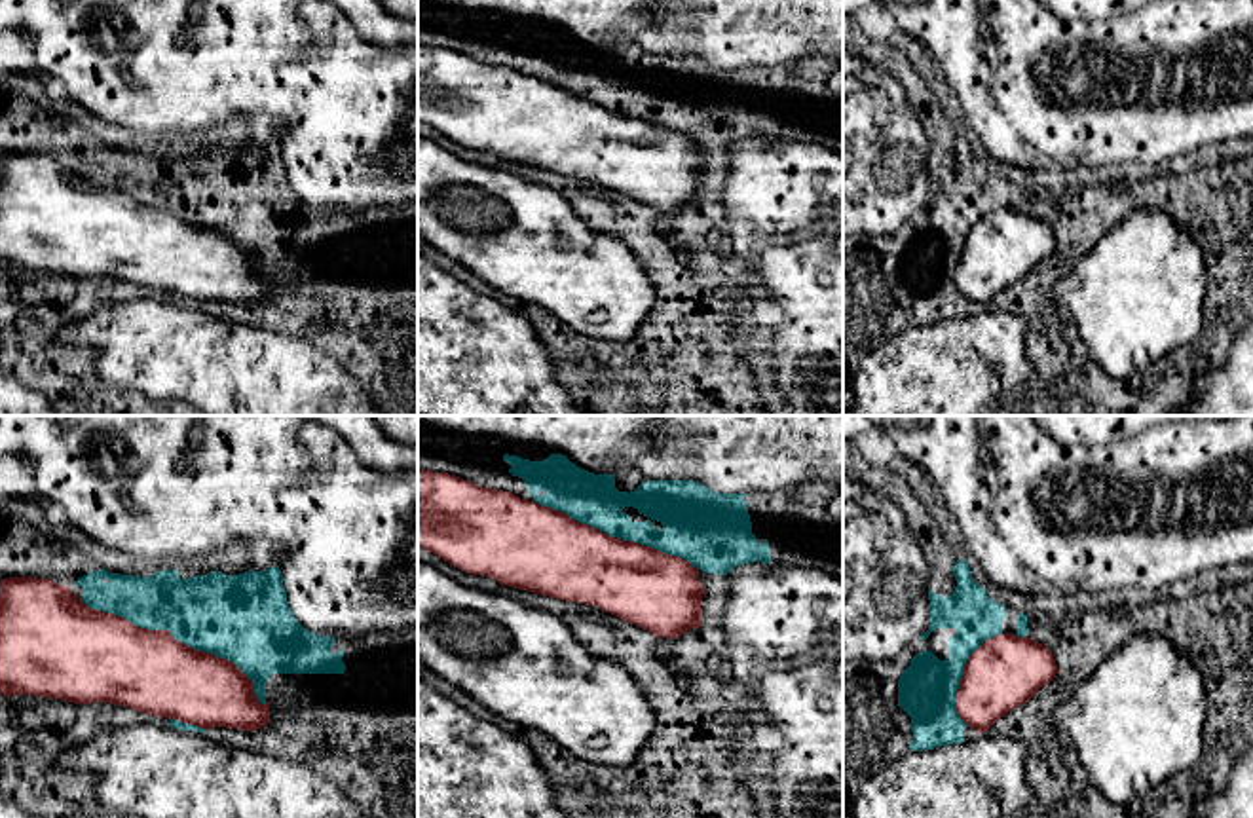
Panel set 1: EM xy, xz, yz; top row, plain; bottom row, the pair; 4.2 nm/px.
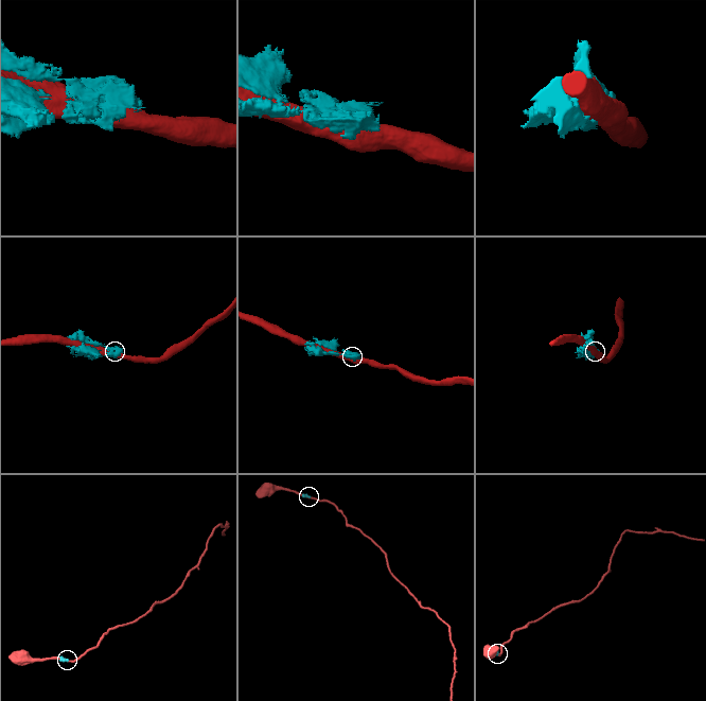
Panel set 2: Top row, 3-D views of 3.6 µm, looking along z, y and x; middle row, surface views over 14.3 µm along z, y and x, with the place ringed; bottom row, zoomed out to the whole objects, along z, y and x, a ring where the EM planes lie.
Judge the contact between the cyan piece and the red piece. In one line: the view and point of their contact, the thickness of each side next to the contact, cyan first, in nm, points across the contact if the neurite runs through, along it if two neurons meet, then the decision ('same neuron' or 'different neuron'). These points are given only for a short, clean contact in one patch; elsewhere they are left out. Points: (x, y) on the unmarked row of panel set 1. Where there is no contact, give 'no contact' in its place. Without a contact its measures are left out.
contact xy (179, 215); calibres 360 and 360 nm; different neuron

